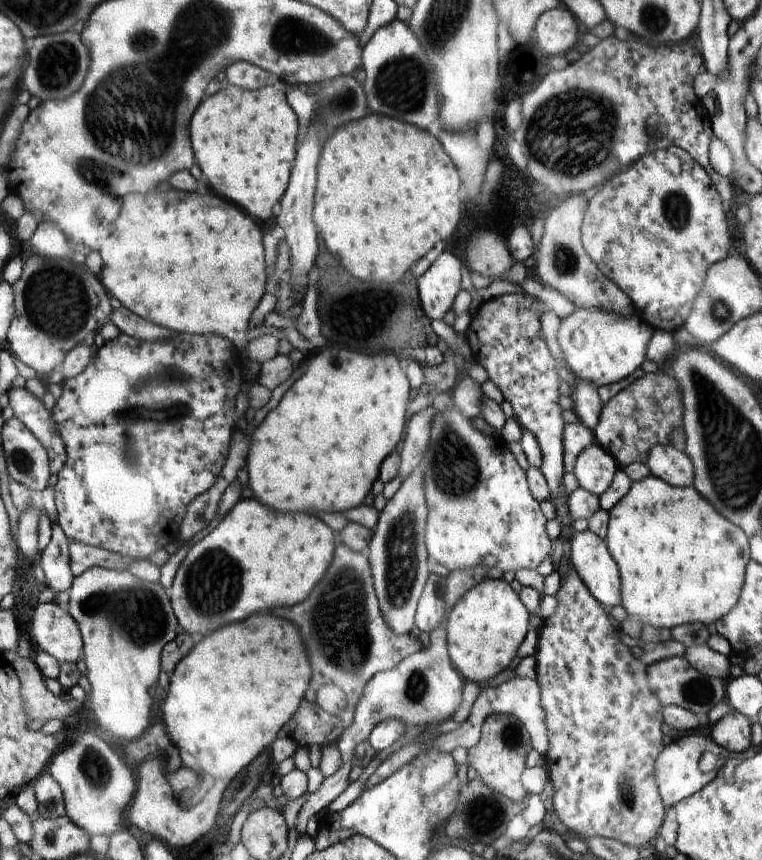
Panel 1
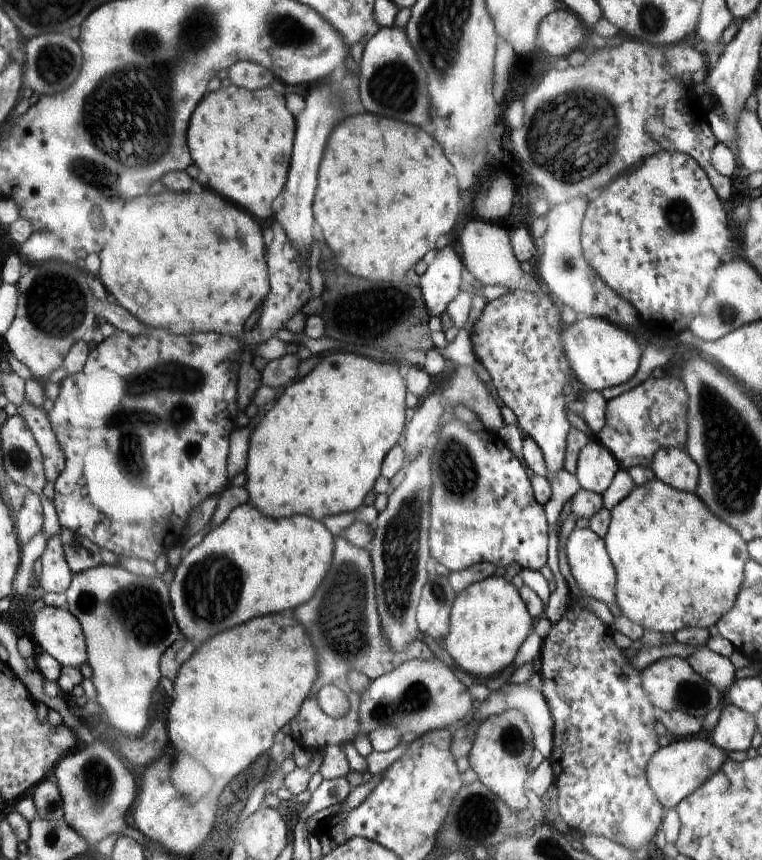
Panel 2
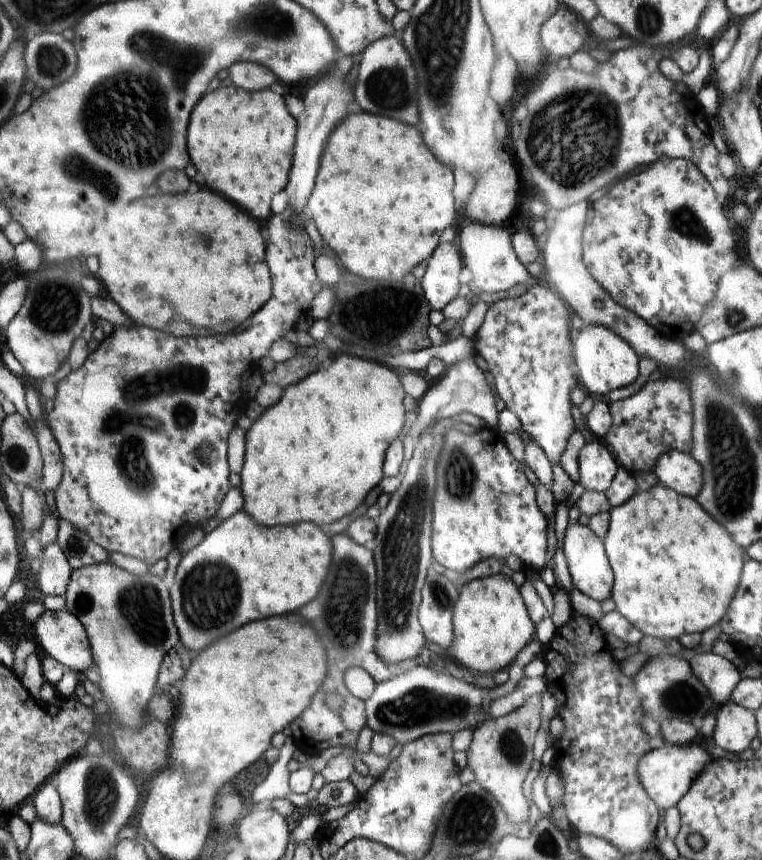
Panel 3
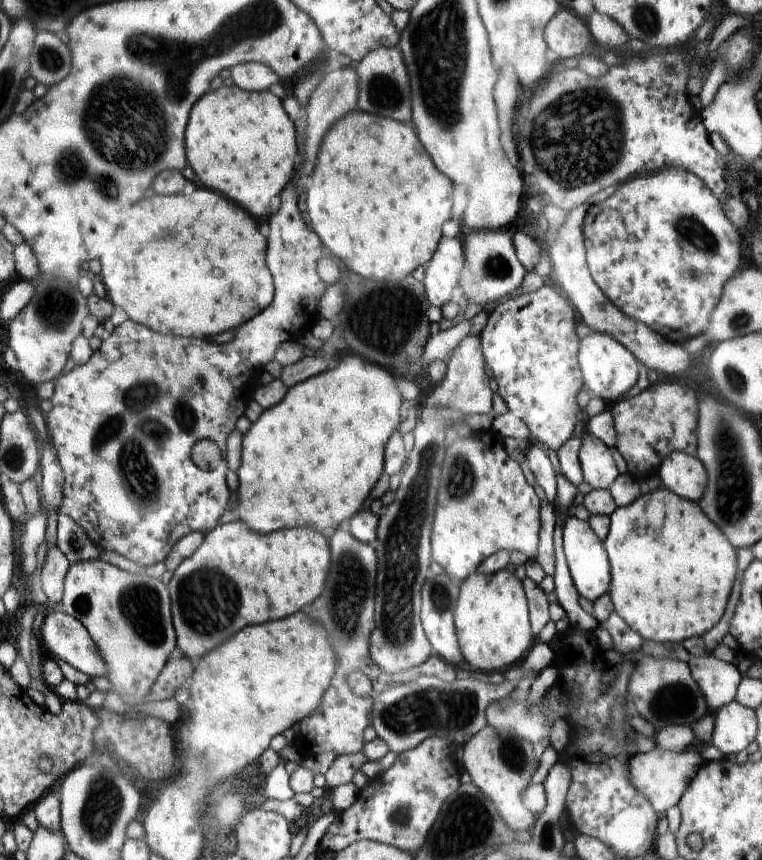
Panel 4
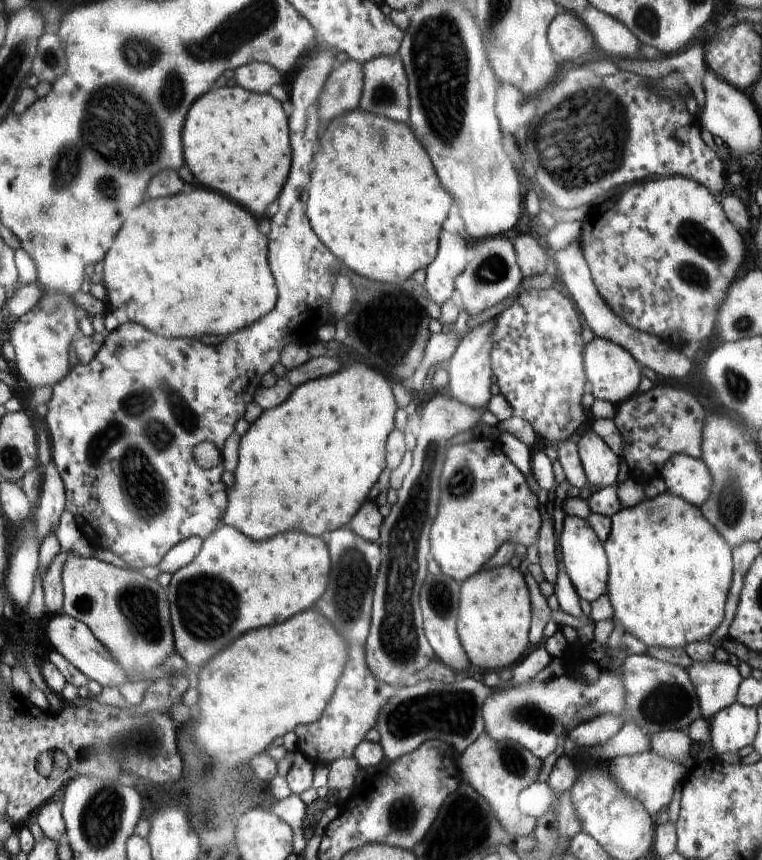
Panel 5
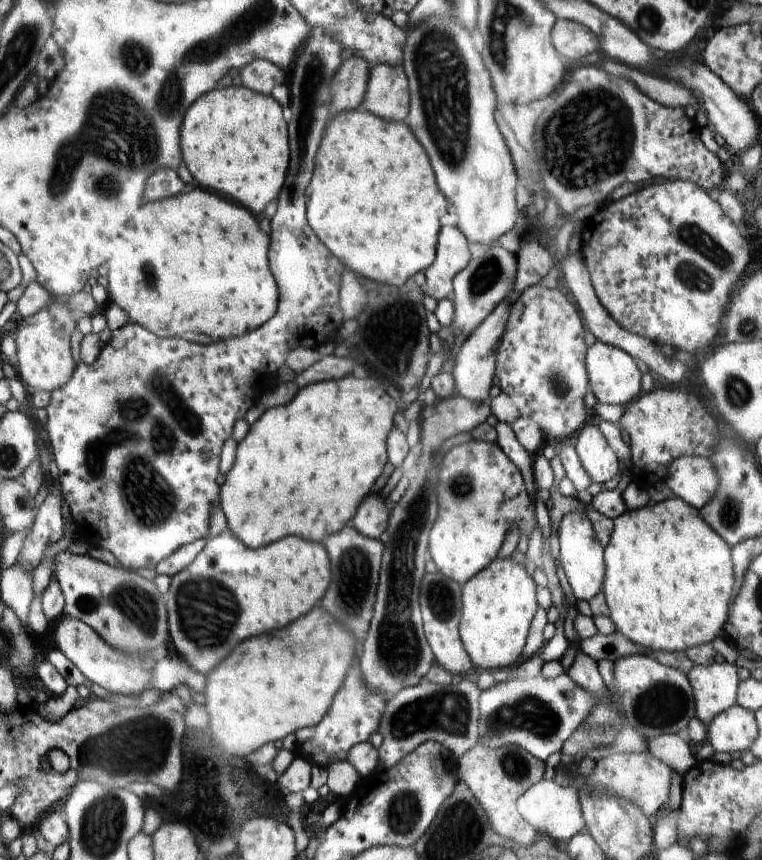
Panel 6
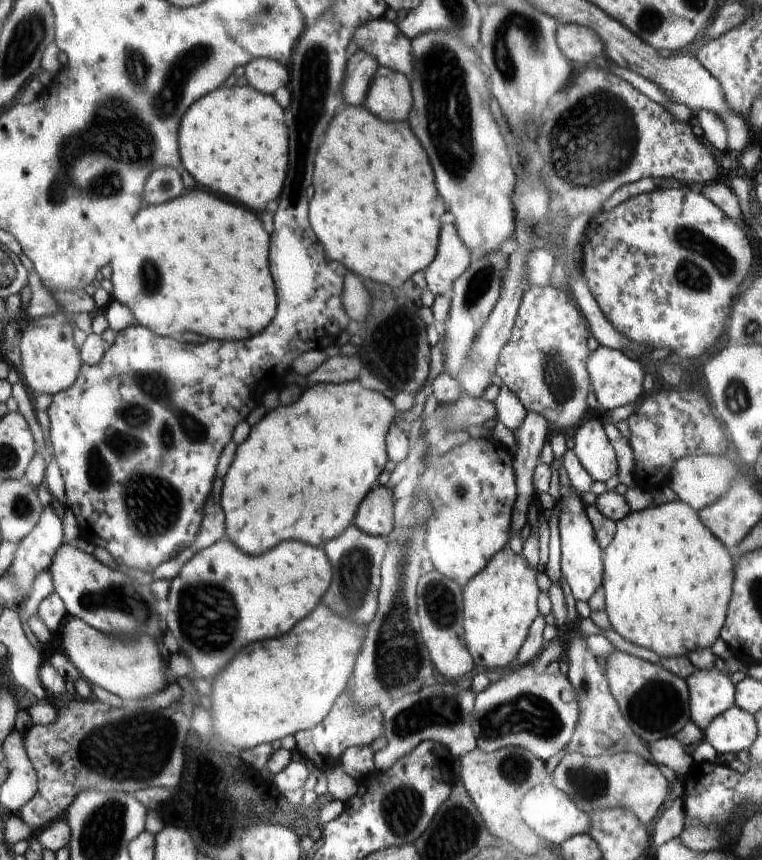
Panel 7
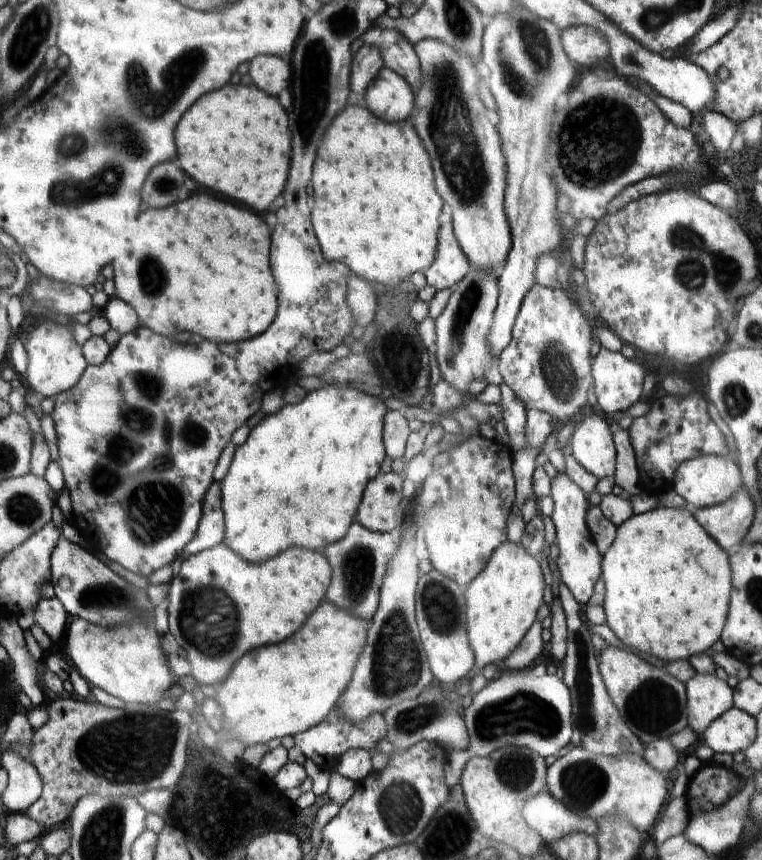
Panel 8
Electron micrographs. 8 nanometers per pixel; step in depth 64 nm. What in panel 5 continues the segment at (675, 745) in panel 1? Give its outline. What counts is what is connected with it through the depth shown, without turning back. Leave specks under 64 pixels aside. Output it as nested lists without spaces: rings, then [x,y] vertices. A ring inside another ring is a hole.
[[[648,751],[642,754],[624,755],[610,759],[612,766],[612,774],[615,774],[616,782],[628,791],[628,794],[636,796],[640,802],[647,806],[650,814],[662,812],[668,808],[668,804],[672,802],[672,796],[678,788],[678,782],[682,780],[682,776],[686,774],[686,765],[692,766],[694,759],[686,760],[686,764],[680,762],[672,762],[672,759],[666,758],[664,755],[656,754],[656,751]]]

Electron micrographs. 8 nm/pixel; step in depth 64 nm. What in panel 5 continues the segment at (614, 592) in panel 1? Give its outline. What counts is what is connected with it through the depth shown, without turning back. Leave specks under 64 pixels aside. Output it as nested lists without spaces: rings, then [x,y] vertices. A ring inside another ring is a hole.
[[[566,516],[557,542],[560,560],[568,573],[570,582],[573,582],[572,586],[579,598],[591,603],[606,593],[609,573],[606,548],[600,542],[599,535],[595,533],[591,523],[588,520],[576,518],[576,516]]]

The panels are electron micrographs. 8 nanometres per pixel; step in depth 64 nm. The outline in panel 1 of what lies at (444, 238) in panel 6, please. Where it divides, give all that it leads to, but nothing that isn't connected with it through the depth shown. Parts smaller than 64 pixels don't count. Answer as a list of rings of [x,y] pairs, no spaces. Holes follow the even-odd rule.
[[[443,252],[437,260],[431,264],[430,269],[418,280],[418,296],[424,312],[431,316],[432,321],[442,321],[444,314],[452,310],[456,301],[456,294],[460,290],[460,262],[450,252]]]

